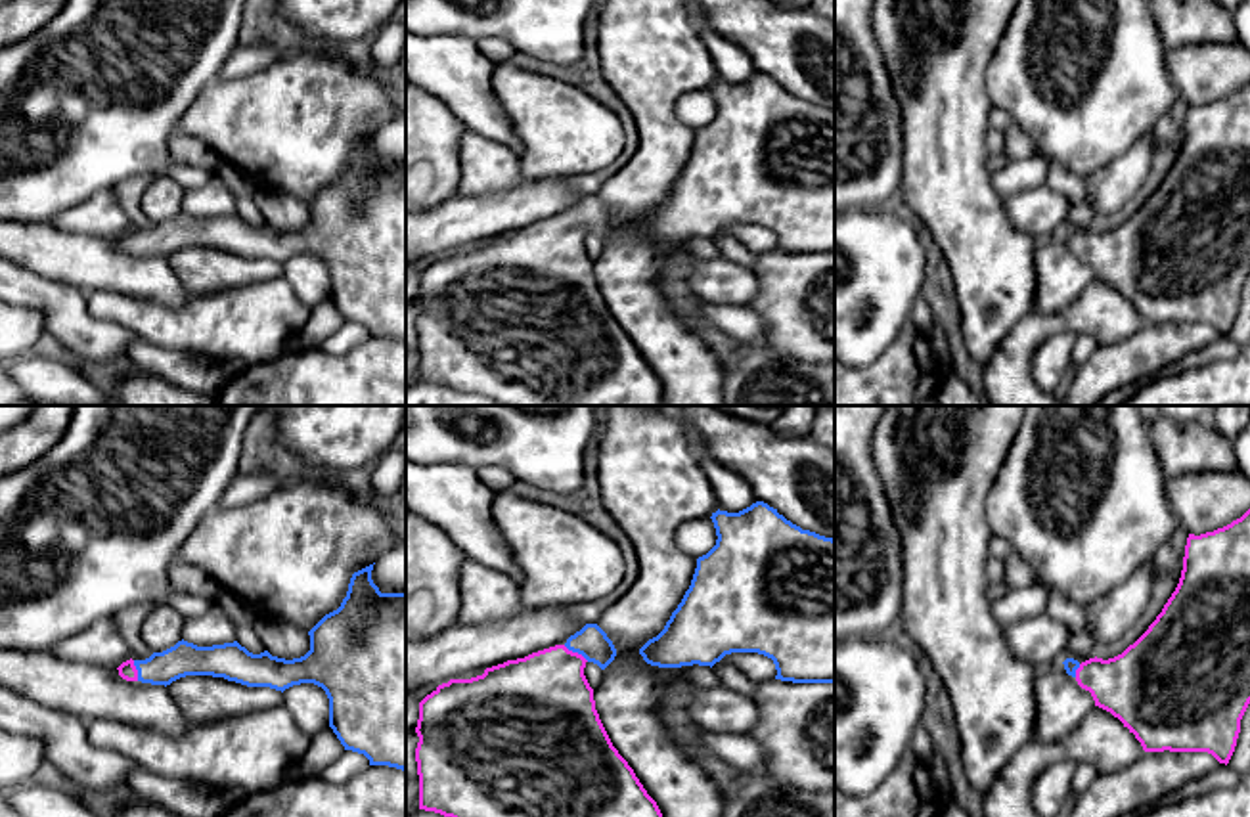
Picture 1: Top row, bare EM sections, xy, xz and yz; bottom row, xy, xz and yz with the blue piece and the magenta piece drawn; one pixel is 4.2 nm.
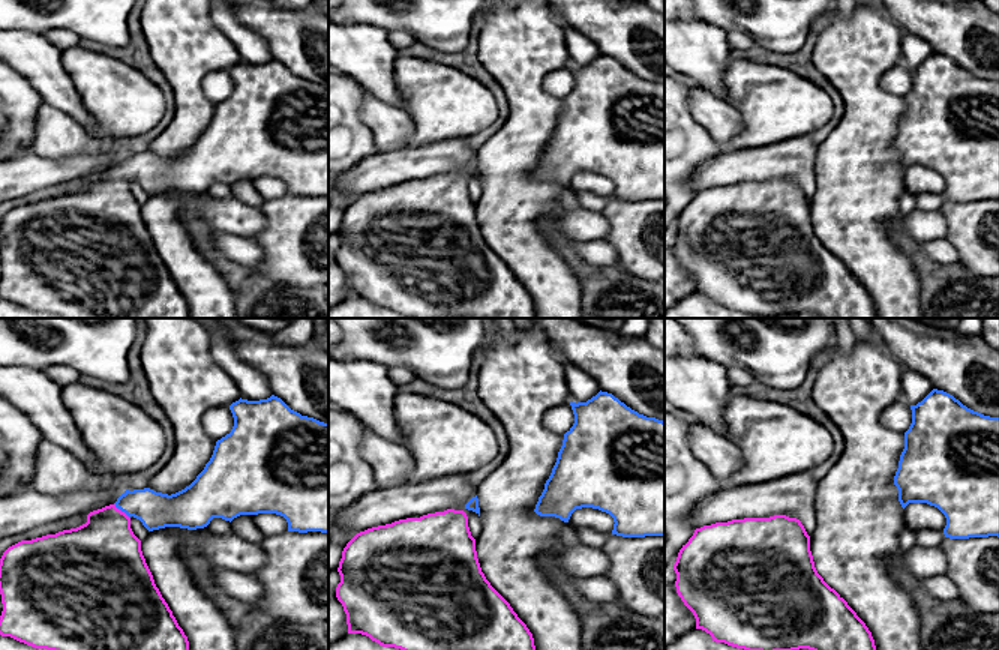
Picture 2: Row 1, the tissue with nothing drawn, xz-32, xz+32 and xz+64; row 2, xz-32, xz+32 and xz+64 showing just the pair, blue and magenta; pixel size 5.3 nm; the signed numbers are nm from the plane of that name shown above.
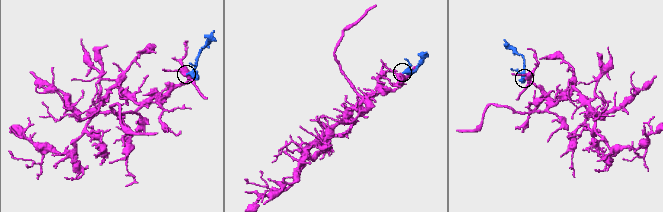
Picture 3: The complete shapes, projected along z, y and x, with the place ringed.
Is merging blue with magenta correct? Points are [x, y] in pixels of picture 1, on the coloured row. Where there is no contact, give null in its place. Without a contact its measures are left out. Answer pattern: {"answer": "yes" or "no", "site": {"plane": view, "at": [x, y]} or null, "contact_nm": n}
{"answer": "yes", "site": {"plane": "xz", "at": [577, 651]}, "contact_nm": 130}

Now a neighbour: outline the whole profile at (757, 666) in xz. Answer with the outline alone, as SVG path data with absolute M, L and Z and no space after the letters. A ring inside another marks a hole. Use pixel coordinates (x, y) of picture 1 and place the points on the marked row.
M731 652L722 662L735 666L754 683L771 681L777 675L773 660L758 652Z

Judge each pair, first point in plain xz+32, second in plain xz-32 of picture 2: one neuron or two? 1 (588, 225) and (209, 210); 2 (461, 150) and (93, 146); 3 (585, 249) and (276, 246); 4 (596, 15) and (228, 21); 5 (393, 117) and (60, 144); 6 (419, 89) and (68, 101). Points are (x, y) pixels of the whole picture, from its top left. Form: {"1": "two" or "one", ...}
{"1": "one", "2": "two", "3": "two", "4": "two", "5": "one", "6": "two"}

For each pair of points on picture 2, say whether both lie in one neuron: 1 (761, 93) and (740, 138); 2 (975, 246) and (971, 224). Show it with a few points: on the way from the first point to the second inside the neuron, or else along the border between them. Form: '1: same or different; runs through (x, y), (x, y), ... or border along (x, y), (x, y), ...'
1: same; runs through (761, 104), (761, 117), (750, 128)
2: same; runs through (975, 240), (975, 230)

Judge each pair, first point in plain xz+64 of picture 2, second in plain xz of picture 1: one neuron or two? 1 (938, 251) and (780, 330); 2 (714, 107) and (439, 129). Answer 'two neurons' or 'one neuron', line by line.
1: two neurons
2: two neurons

